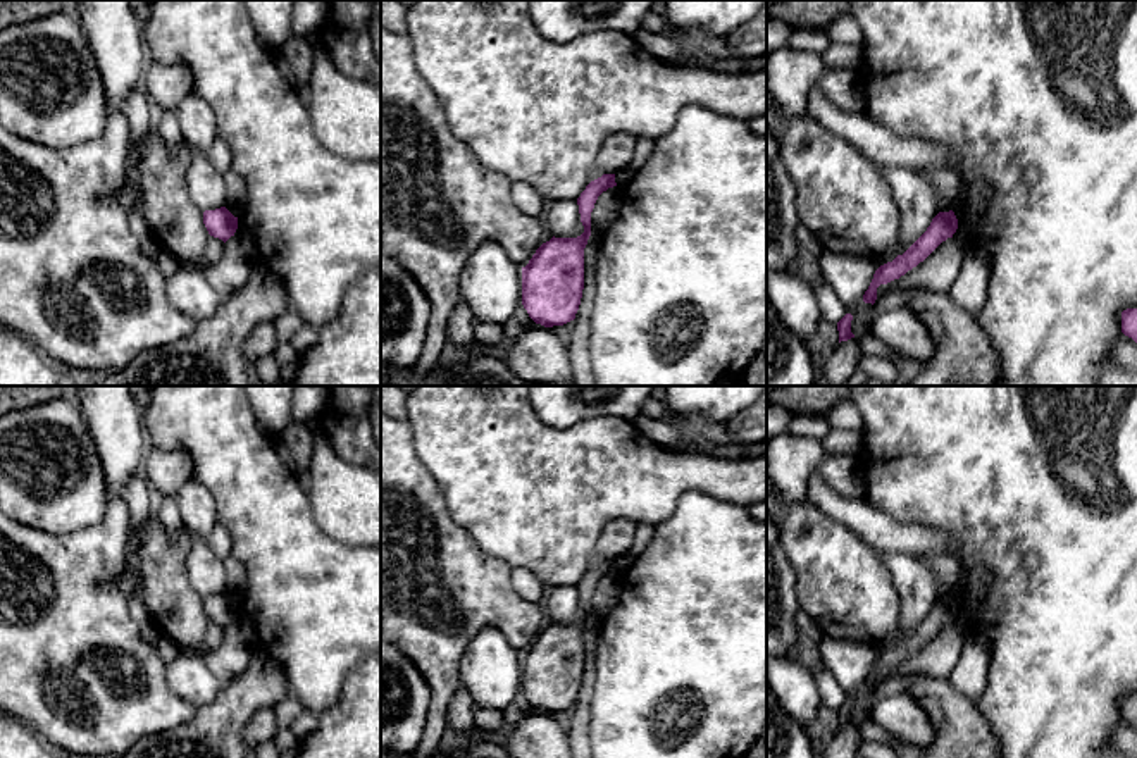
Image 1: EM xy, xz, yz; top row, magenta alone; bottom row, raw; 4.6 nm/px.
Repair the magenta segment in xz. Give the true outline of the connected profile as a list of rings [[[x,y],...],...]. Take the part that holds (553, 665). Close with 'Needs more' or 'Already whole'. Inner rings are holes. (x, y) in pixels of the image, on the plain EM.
[[[615,560],[591,567],[577,584],[584,618],[577,624],[551,624],[522,653],[522,691],[544,713],[575,705],[584,675],[584,634],[591,622],[591,598],[598,582],[617,572]]]. Already whole

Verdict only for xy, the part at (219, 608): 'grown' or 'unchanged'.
unchanged

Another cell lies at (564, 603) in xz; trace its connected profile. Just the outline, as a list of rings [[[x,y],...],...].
[[[556,586],[548,594],[548,610],[555,624],[577,624],[584,618],[575,586]]]

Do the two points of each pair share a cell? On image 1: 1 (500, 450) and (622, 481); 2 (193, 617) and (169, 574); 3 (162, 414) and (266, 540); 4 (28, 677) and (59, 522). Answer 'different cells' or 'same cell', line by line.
1: same cell
2: same cell
3: same cell
4: different cells

